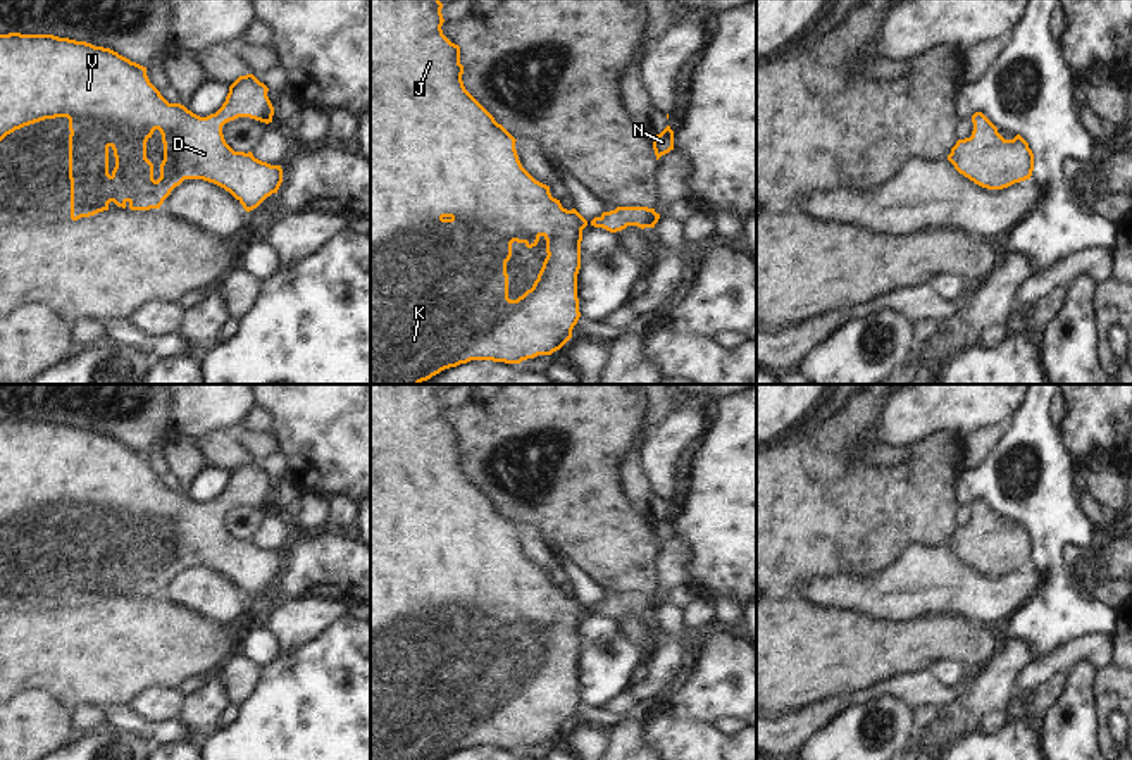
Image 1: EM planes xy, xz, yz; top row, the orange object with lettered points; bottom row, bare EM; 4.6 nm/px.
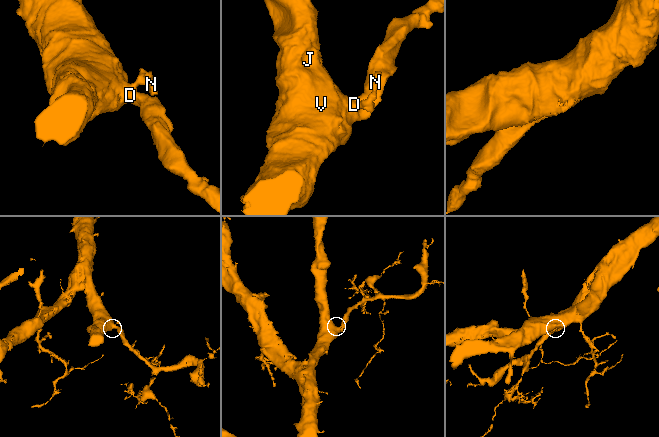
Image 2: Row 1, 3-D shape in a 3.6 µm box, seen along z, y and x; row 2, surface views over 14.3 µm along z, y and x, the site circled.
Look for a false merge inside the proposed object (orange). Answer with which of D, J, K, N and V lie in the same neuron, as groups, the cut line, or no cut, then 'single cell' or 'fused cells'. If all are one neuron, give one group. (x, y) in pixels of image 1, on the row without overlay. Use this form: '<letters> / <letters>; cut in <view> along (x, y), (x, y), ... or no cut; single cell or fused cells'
D J K N V; no cut; single cell

